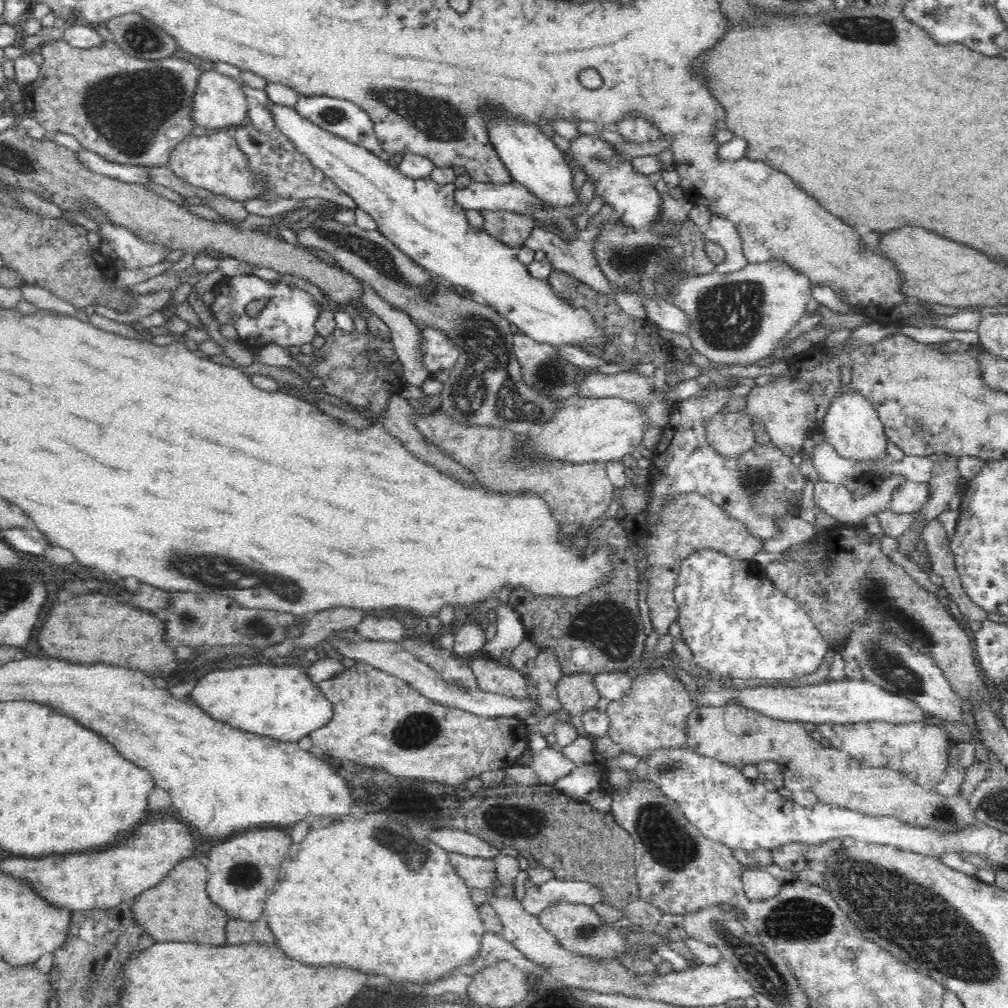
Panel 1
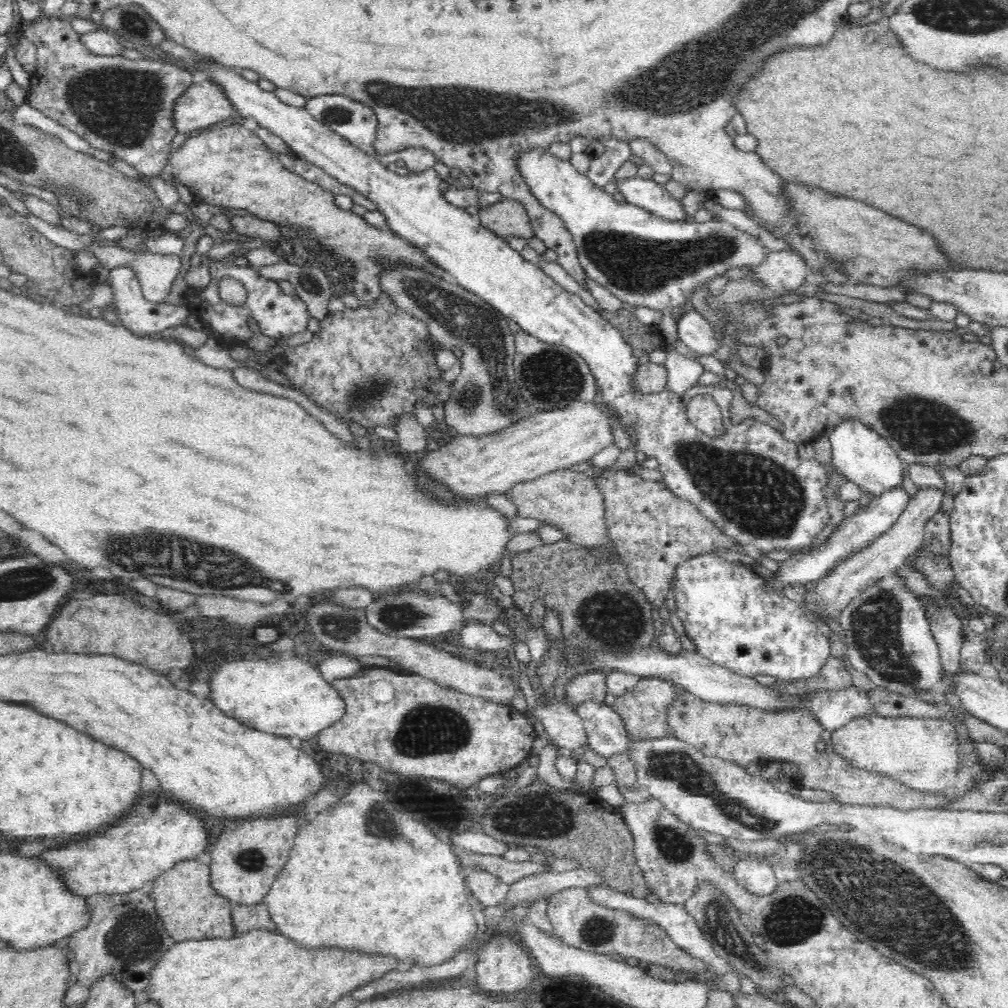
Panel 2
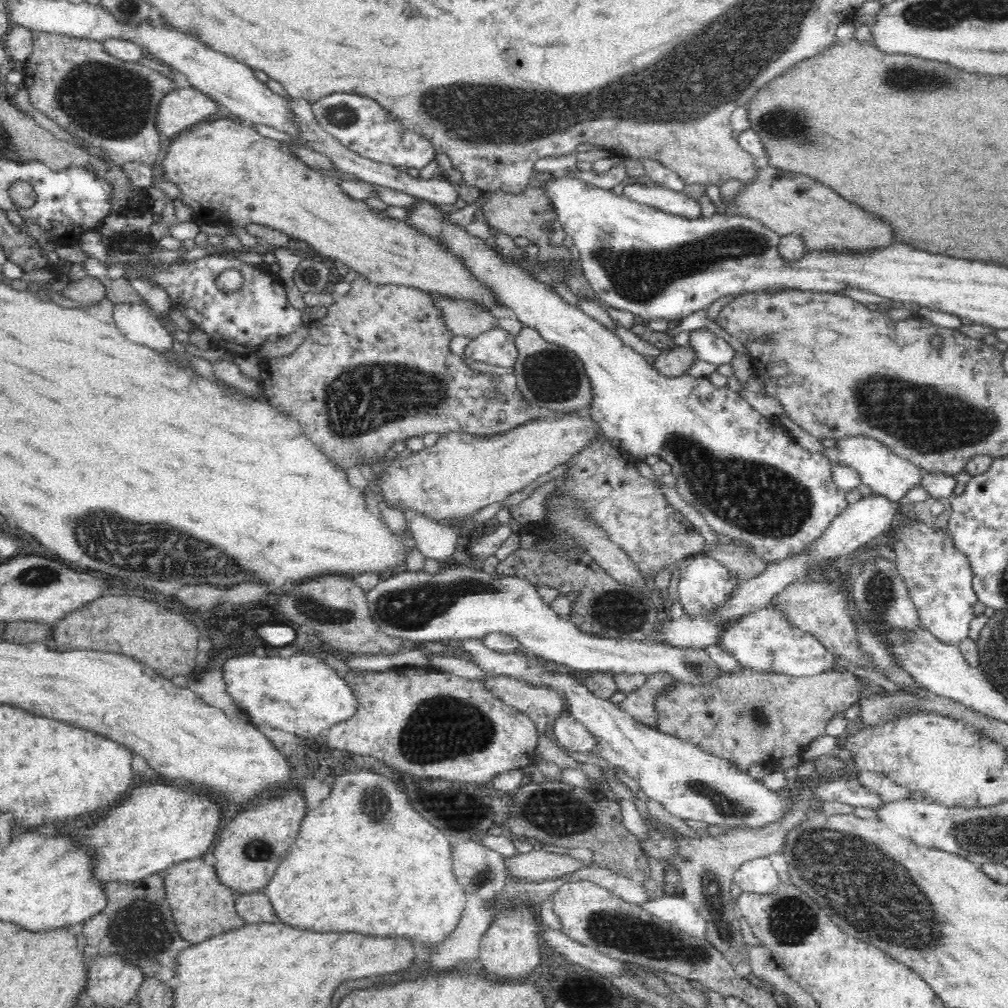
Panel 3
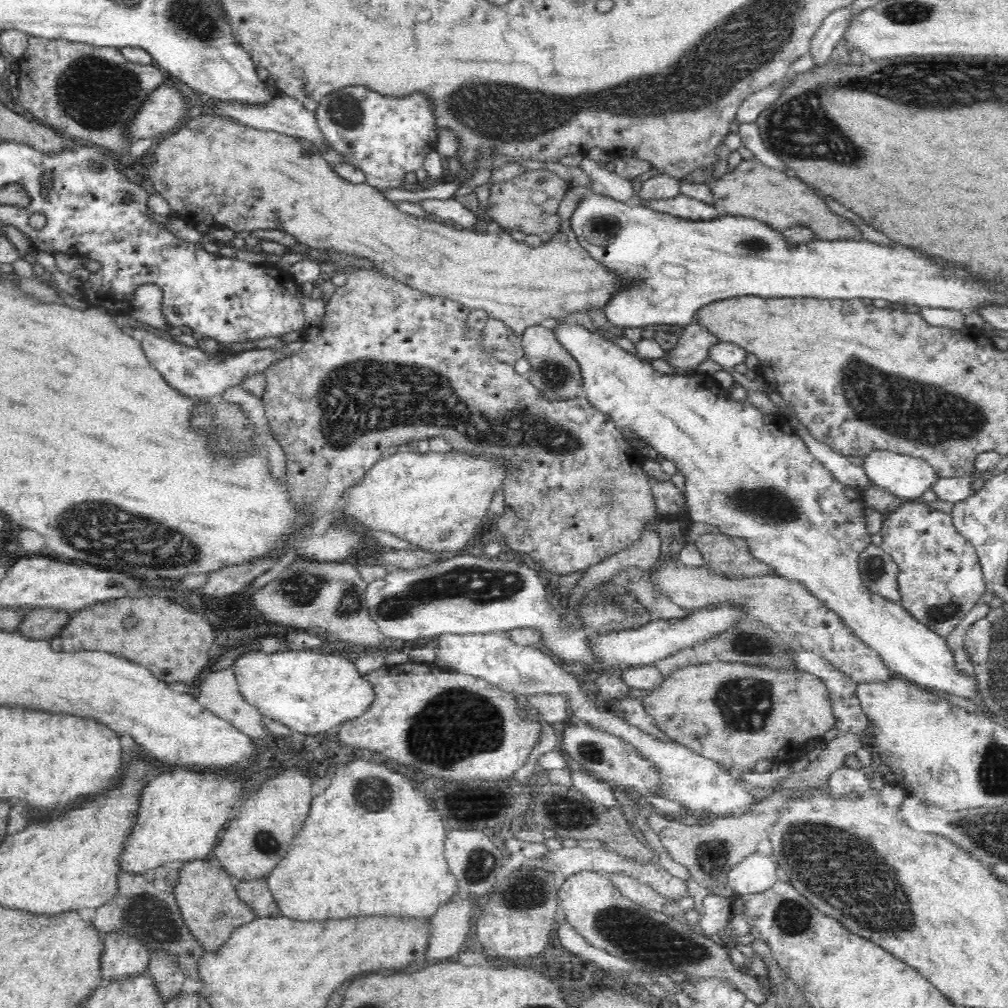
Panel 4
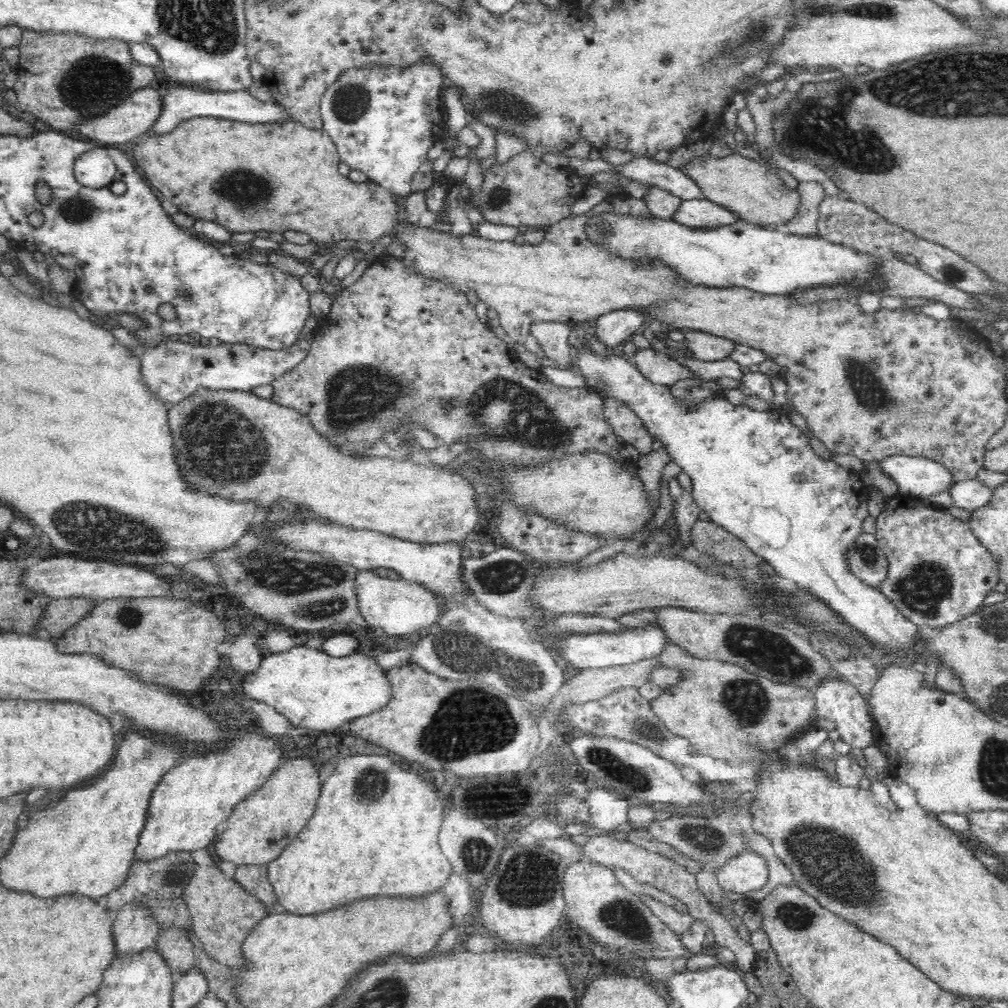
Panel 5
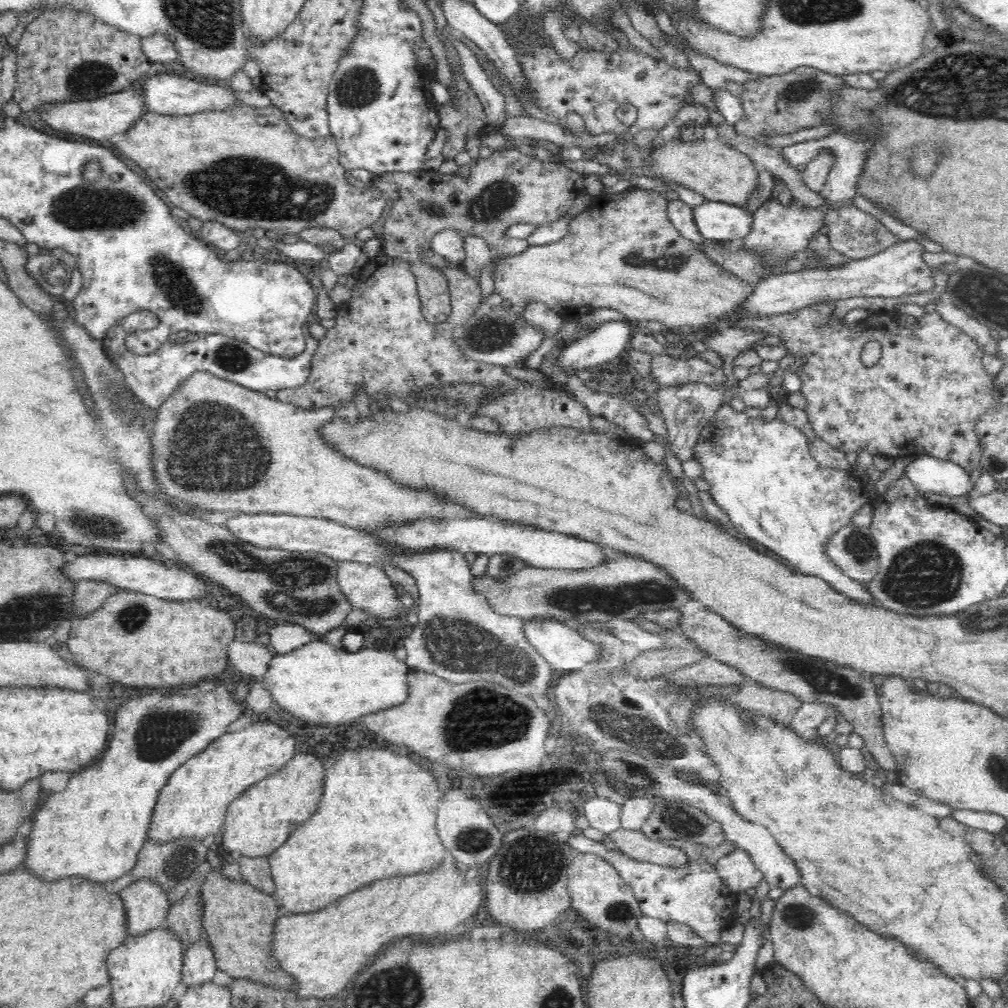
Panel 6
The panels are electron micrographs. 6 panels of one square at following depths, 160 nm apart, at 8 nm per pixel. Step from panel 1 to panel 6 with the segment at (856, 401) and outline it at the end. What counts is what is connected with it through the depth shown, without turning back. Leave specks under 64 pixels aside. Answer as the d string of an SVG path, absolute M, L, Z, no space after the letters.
M928 455L916 456L904 468L904 475L925 494L966 496L973 491L970 474L958 464Z

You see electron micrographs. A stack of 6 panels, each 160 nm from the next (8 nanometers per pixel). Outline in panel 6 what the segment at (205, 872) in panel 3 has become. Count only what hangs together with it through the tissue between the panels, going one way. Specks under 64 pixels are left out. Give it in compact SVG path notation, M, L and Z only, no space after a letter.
M218 869L202 880L197 894L203 902L204 938L212 947L216 966L231 978L247 979L293 994L297 980L289 976L272 957L274 922L279 911L272 895L259 891L248 882L229 880Z

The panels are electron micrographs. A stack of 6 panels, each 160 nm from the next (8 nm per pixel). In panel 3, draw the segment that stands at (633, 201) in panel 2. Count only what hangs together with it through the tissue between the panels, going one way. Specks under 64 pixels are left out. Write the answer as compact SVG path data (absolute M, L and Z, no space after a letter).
M632 183L630 187L623 189L622 194L638 204L647 204L671 215L689 217L690 219L700 217L699 201L662 185L647 186Z

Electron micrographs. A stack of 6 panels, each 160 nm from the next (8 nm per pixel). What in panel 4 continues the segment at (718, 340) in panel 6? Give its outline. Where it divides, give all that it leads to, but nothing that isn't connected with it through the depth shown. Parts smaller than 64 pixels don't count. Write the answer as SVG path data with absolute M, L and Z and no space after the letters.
M693 320L683 327L683 335L672 349L664 353L663 359L681 374L698 373L700 364L708 359L710 348L718 340L706 326Z

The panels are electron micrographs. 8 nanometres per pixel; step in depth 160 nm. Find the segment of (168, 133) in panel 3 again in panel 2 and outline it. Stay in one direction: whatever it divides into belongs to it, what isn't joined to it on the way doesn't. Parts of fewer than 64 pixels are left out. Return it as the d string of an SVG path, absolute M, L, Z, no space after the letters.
M199 75L178 98L173 119L177 132L192 134L221 123L230 118L234 111L224 89L207 75Z

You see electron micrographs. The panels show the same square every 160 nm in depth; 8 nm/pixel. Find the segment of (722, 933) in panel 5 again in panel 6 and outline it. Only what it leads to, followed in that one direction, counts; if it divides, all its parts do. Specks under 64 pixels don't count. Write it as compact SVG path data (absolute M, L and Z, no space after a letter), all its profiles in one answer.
M620 827L606 835L616 846L616 850L625 853L636 861L645 861L647 864L673 866L679 868L688 864L687 855L673 844L666 845L664 841L654 841L643 831L630 831Z

